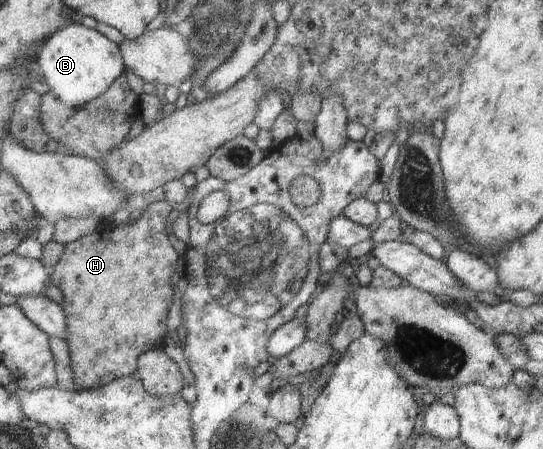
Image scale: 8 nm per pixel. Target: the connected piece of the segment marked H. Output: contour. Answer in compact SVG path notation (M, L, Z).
M164 199L161 202L155 202L144 209L145 211L143 212L143 215L132 225L127 225L127 227L124 225L115 227L113 225L103 224L102 228L95 233L85 236L80 240L68 243L66 245L65 253L63 254L63 257L61 257L61 261L53 267L52 281L55 286L62 290L62 302L60 306L63 308L67 318L67 346L70 349L72 357L72 372L75 381L83 390L100 388L119 378L137 376L138 359L141 357L142 353L161 348L163 346L165 335L169 335L166 323L167 315L169 315L169 311L171 311L171 303L173 303L173 285L171 285L171 277L173 277L176 272L182 272L182 269L177 264L180 263L179 259L181 259L181 255L179 255L177 249L171 245L171 241L169 241L169 237L167 237L169 229L164 227L165 221L167 221L167 217L169 217L173 205L174 203L167 201L167 199Z

